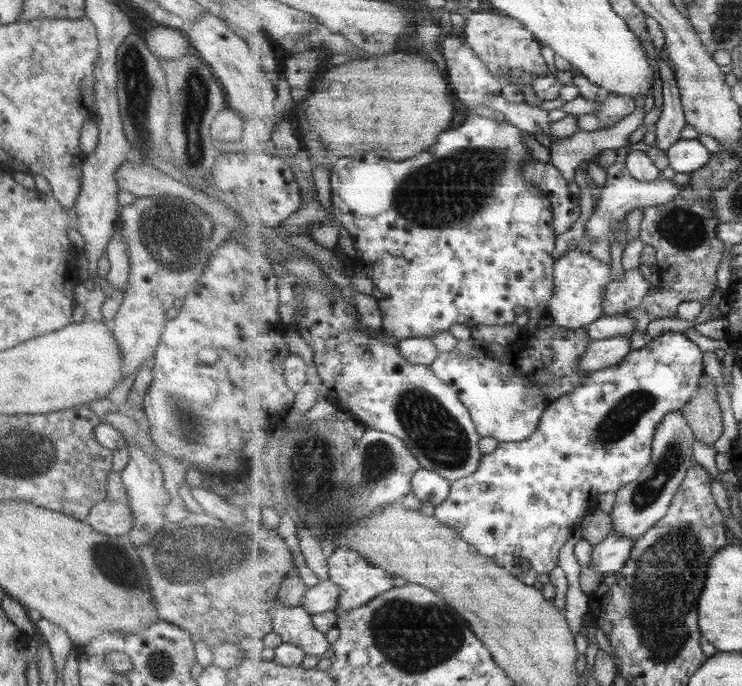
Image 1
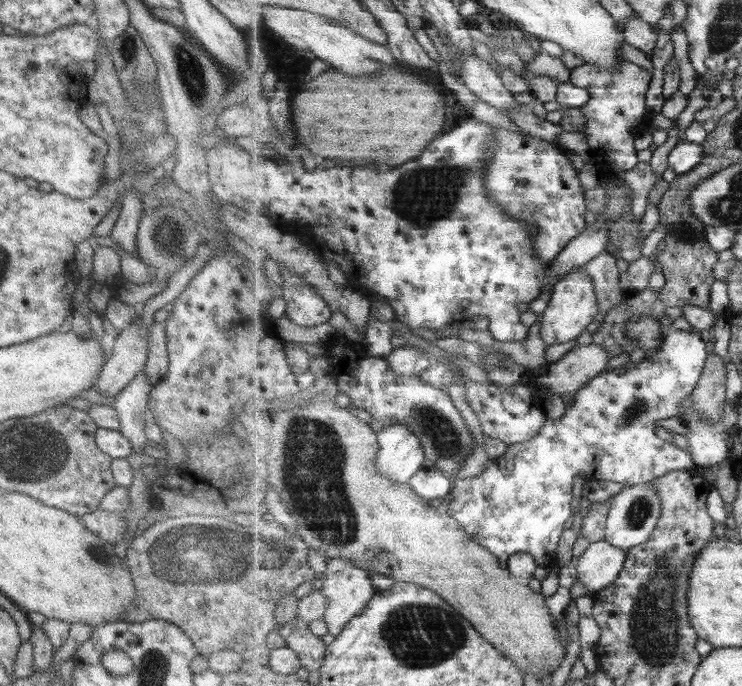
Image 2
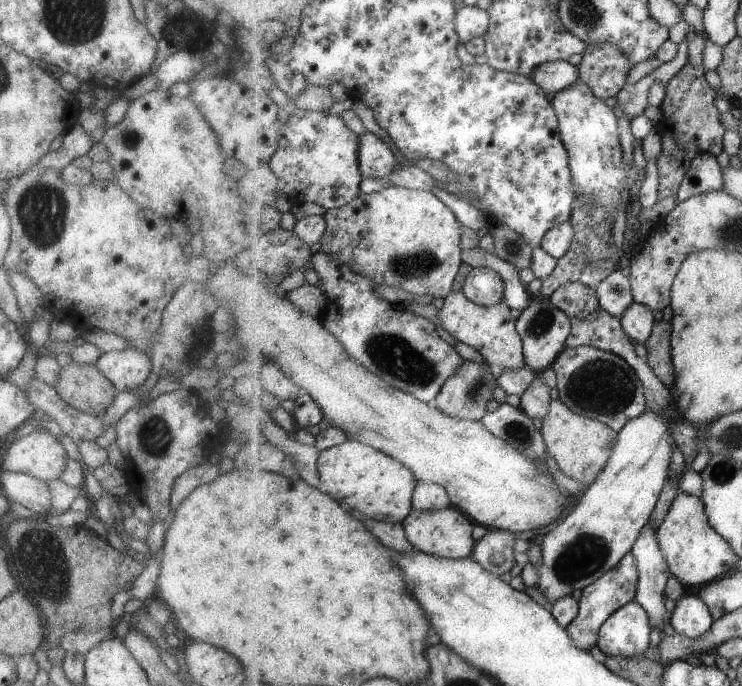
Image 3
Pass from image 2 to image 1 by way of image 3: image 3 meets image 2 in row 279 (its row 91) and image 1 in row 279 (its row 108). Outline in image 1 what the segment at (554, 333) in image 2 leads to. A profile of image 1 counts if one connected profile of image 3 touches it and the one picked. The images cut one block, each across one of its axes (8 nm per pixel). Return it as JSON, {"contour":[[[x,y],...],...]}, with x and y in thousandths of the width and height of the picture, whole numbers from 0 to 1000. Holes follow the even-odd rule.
{"contour":[[[775,360],[756,372],[747,385],[749,421],[737,453],[756,478],[780,481],[814,461],[813,437],[823,408],[823,386],[806,378],[795,366]]]}

